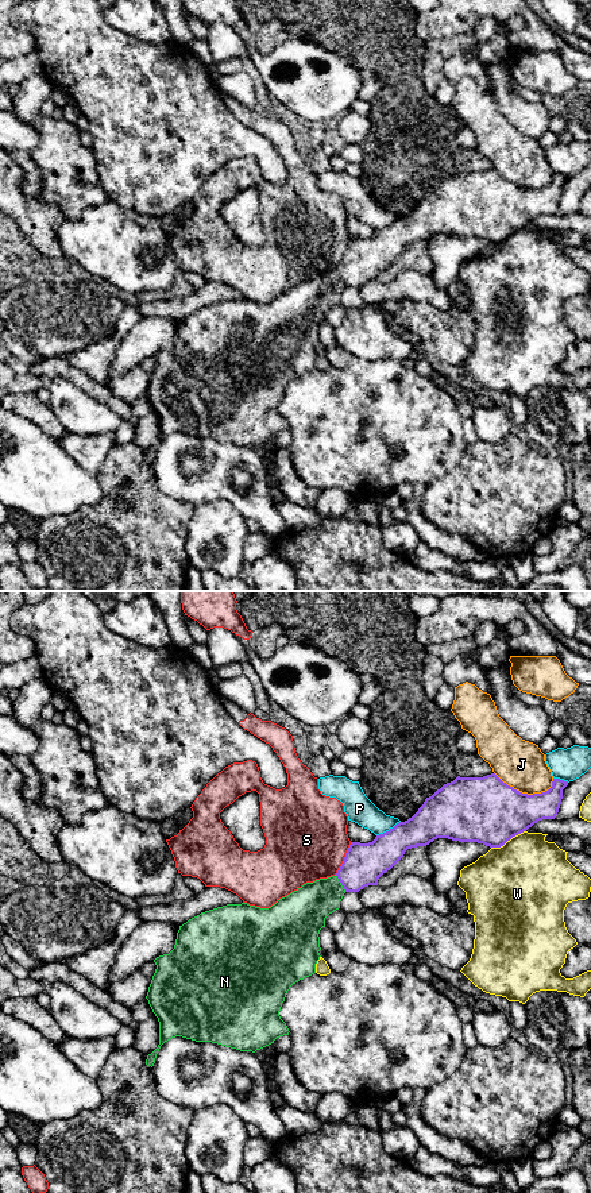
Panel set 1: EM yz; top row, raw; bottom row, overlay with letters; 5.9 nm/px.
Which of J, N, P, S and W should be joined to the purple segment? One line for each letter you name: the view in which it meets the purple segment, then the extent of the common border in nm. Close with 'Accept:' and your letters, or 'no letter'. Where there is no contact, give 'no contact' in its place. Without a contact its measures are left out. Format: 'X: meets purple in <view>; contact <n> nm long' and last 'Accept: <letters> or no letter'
N: meets purple in yz; contact 120 nm long
Accept: N

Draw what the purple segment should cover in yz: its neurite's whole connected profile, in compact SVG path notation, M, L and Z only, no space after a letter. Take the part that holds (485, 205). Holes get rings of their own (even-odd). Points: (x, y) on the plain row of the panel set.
M495 169L483 173L460 173L444 179L426 193L418 206L405 217L375 232L372 238L351 238L344 256L335 271L306 278L269 304L227 300L189 314L179 321L174 344L154 355L157 364L146 394L159 417L159 440L147 451L146 460L154 462L161 441L171 433L182 432L196 437L212 437L240 447L260 445L279 432L289 431L279 406L290 382L316 368L320 355L320 325L325 313L340 304L345 287L359 287L364 282L378 281L378 274L390 266L407 244L426 242L437 233L459 238L478 238L501 243L513 232L526 227L542 215L555 215L568 177L553 174L552 182L541 189L522 189L503 178Z

